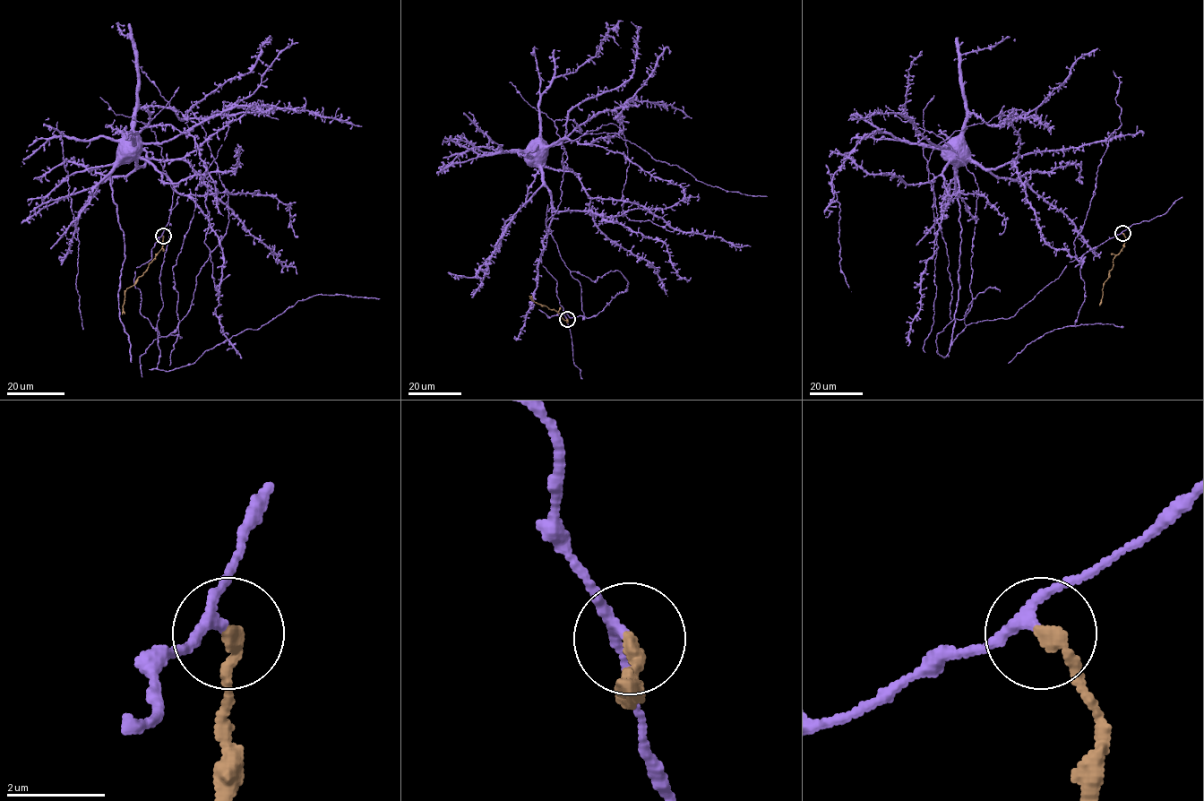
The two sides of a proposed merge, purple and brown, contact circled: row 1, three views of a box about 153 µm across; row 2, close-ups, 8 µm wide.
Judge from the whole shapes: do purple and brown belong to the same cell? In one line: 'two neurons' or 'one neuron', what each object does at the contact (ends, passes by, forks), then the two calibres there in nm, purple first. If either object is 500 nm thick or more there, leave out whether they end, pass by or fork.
two neurons; purple passes by; brown ends; calibres 190 and 300 nm

